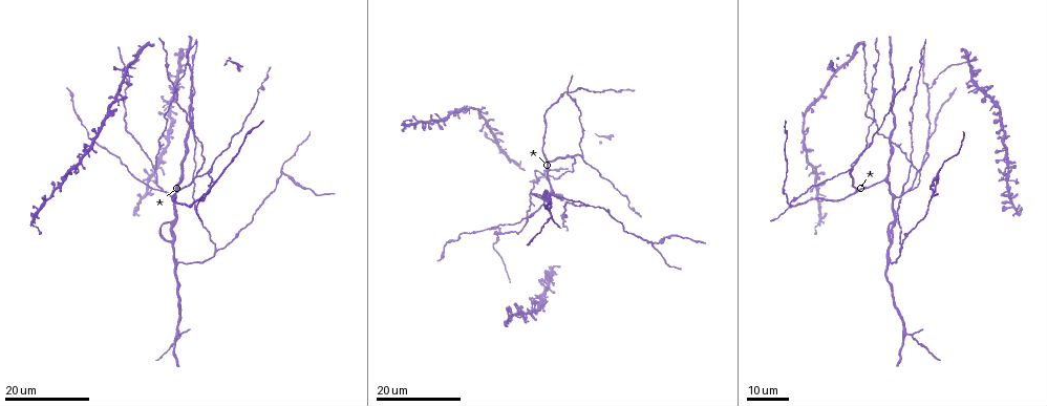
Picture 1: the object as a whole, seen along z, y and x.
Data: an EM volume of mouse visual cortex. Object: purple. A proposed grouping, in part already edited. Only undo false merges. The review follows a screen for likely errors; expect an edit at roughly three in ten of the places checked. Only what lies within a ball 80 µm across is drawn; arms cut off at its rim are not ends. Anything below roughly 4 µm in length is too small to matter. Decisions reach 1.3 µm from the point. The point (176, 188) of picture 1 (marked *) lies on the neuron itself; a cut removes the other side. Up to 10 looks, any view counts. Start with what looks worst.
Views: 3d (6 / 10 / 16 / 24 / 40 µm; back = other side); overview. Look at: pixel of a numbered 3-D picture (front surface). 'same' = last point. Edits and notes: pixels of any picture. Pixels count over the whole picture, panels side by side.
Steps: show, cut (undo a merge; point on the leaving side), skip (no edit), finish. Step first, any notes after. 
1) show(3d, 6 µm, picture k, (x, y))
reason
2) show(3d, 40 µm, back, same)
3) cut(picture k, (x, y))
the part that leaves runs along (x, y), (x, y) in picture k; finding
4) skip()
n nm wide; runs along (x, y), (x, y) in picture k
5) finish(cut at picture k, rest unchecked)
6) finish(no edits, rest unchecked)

show(3d, 24 µm, picture 1, (581, 157))
three arms meet

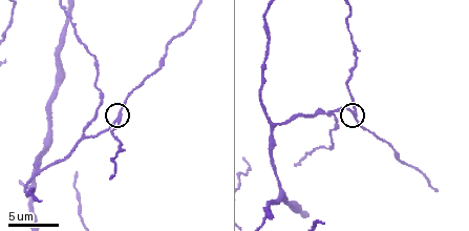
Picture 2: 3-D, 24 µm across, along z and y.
show(3d, 6 µm, picture 2, (120, 119))

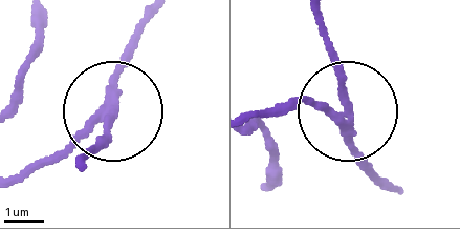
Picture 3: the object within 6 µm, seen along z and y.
show(3d, 6 µm, back, picture 3, (348, 112))

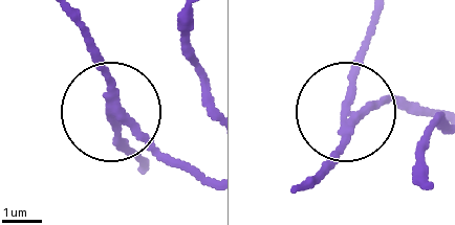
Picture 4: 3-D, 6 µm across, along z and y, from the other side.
cut(picture 4, (117, 139))
3 arms; the part that leaves runs along (105, 105), (135, 161) in picture 4; a second neuron is stuck on

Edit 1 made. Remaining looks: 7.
show(3d, 16 µm, picture 1, (927, 88))

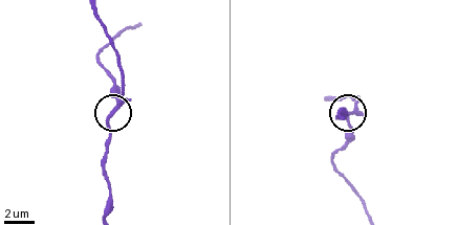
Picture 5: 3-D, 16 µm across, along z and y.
show(3d, 6 µm, picture 5, (113, 113))

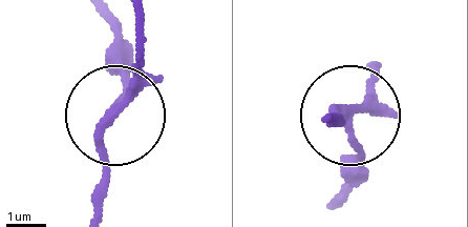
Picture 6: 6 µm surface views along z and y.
skip()
200 nm wide; runs along (326, 118), (360, 110), (380, 67) in picture 6; continuous, no second neuron

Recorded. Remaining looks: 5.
show(3d, 16 µm, picture 1, (654, 242))
branch point

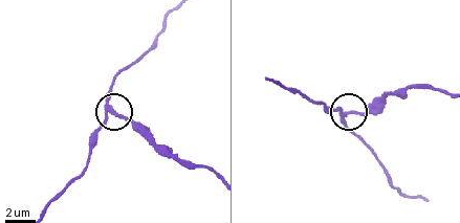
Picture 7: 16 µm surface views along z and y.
show(3d, 6 µm, picture 7, (113, 112))
zoom in

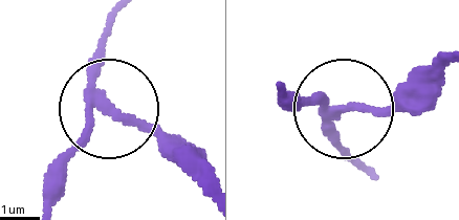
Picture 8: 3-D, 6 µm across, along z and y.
cut(picture 8, (154, 125))
side arm 15 µm; 3 arms; two neurons meet here

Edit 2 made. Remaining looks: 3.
show(3d, 16 µm, picture 1, (910, 190))
a fork

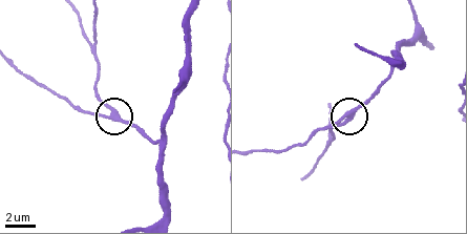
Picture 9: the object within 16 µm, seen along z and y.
show(3d, 10 µm, picture 9, (348, 115))

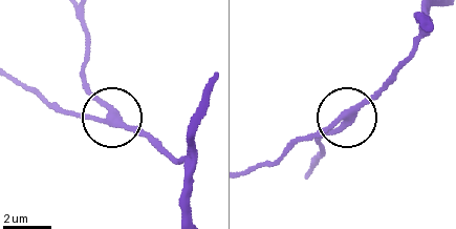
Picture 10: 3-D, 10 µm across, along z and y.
skip()
3 arms; runs along (194, 128), (187, 151), (174, 158), (114, 118), (50, 109) in picture 10; one neuron here

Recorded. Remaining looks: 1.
finish(cut at picture 4, cut at picture 8, rest unchecked)

